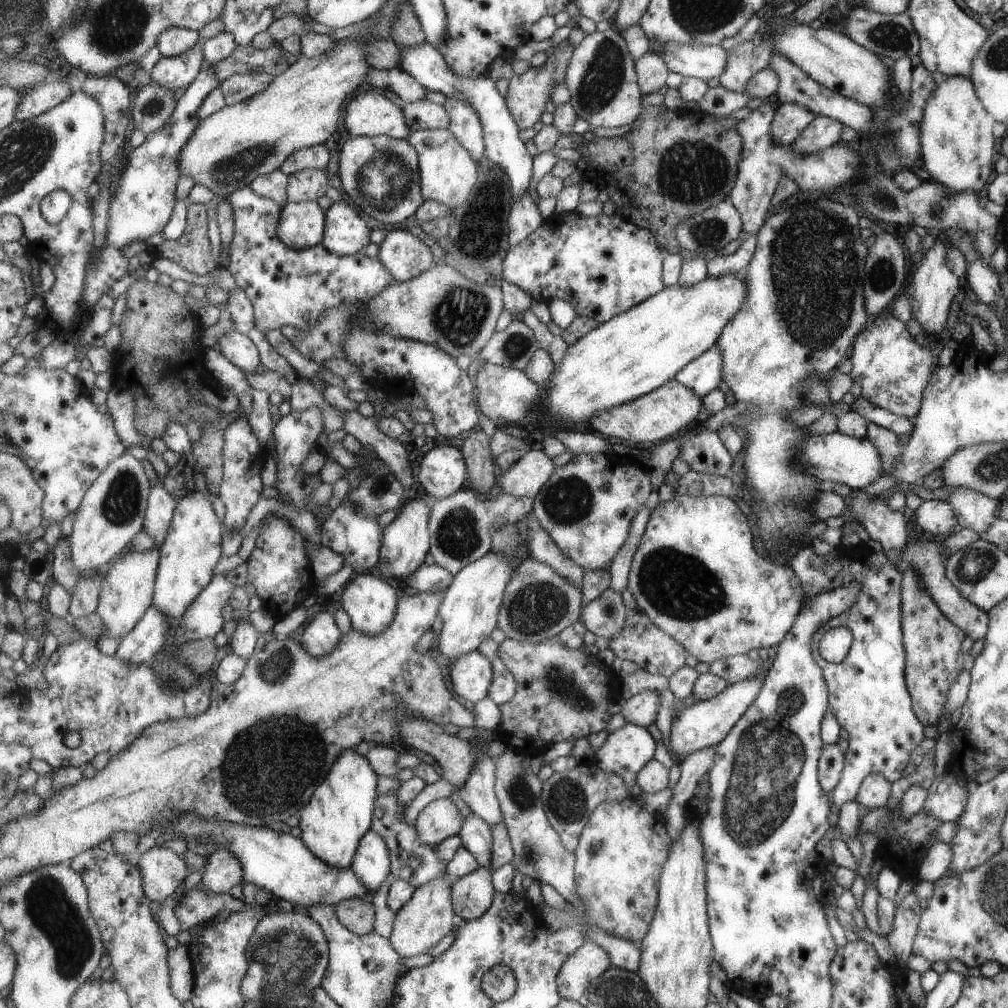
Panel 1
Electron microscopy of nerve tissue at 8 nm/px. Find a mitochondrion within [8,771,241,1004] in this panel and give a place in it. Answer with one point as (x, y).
(46, 902)

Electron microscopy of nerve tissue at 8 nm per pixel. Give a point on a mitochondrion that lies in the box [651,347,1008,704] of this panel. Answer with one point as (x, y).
(971, 567)

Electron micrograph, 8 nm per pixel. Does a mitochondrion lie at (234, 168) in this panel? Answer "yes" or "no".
yes

